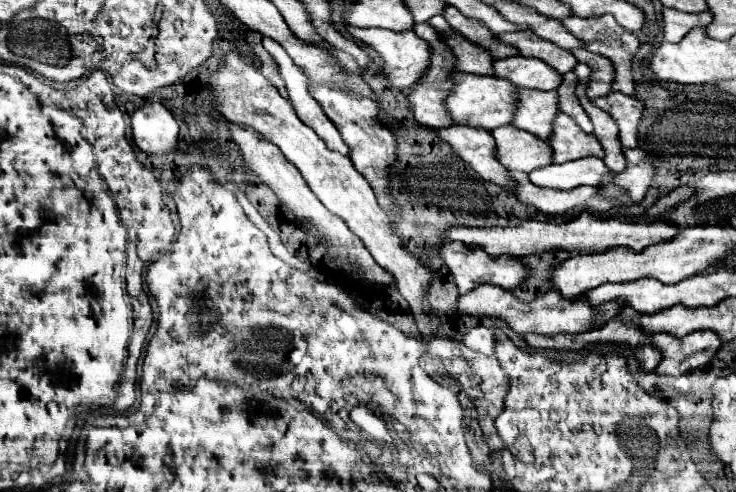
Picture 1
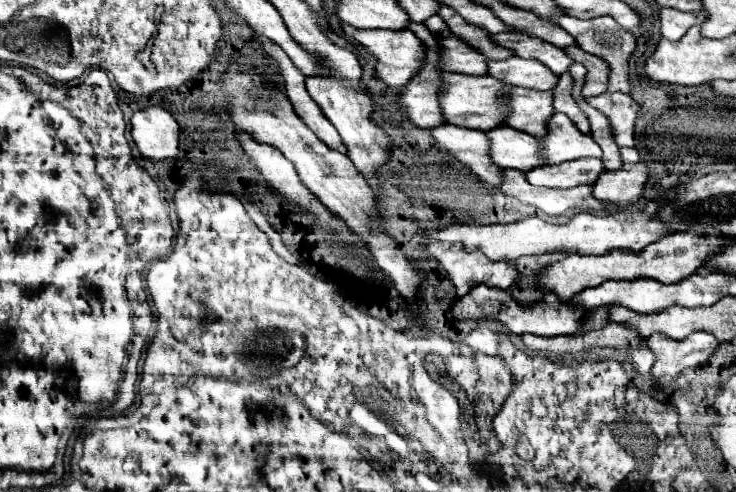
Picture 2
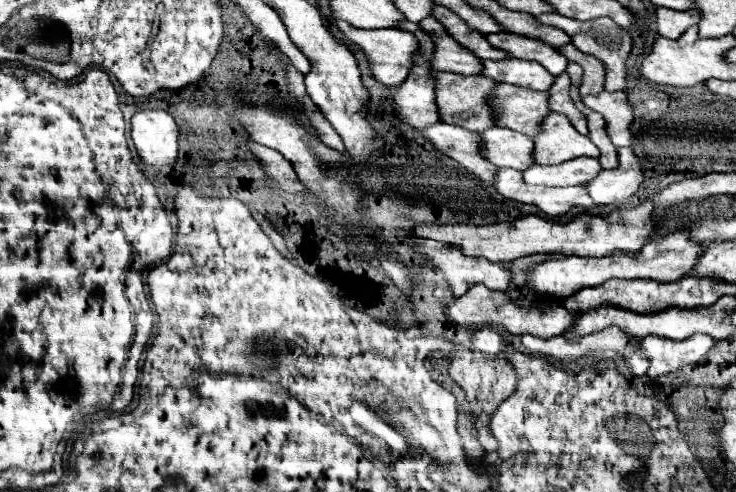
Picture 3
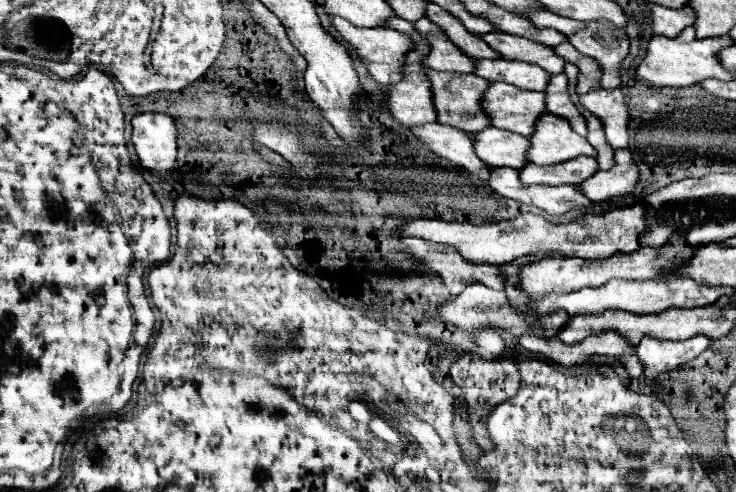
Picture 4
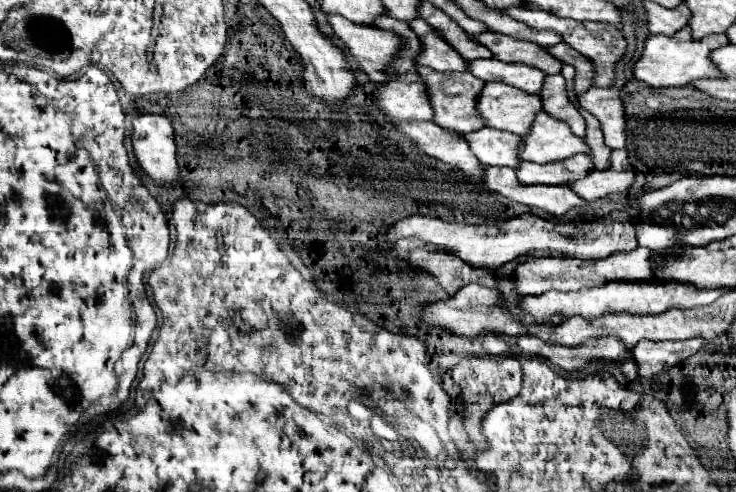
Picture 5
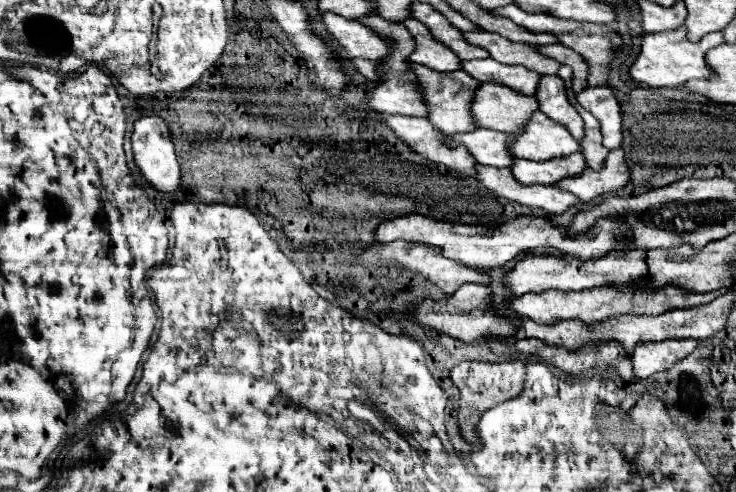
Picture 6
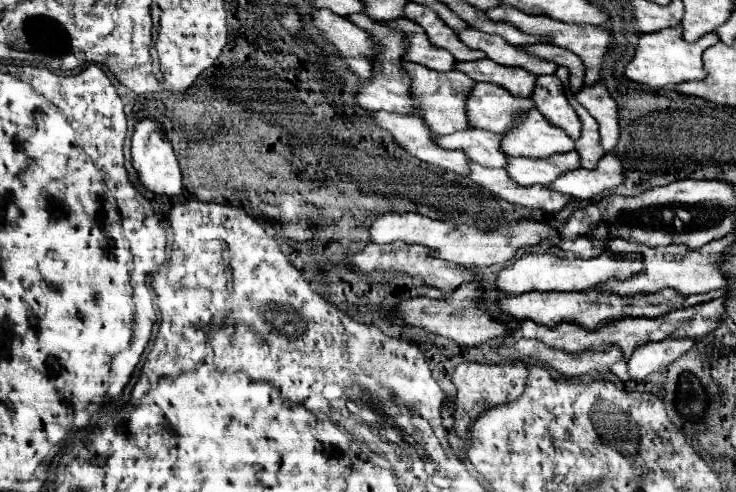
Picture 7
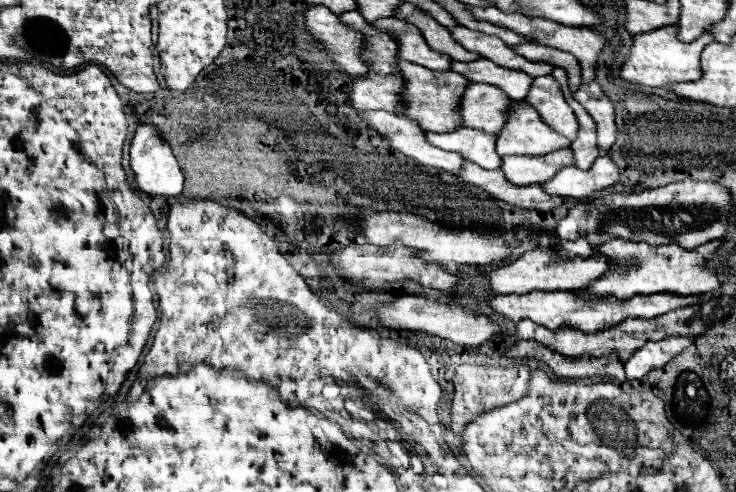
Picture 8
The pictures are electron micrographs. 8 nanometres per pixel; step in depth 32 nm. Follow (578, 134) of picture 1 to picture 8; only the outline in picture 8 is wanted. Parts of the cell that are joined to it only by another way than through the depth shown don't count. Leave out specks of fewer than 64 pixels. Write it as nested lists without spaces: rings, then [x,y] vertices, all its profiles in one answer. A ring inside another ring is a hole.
[[[514,106],[508,112],[508,124],[498,136],[498,154],[524,154],[524,156],[544,156],[548,152],[570,148],[570,140],[552,132],[540,114],[532,106]]]

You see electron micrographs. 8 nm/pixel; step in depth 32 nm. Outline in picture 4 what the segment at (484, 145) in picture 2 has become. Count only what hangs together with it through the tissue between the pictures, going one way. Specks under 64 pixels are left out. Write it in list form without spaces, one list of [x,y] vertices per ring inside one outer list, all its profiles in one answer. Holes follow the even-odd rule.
[[[424,124],[410,128],[410,132],[420,138],[436,156],[450,160],[456,166],[462,166],[470,174],[476,174],[480,180],[488,182],[488,166],[476,156],[472,148],[472,134],[460,132],[458,128],[448,128],[444,124]]]

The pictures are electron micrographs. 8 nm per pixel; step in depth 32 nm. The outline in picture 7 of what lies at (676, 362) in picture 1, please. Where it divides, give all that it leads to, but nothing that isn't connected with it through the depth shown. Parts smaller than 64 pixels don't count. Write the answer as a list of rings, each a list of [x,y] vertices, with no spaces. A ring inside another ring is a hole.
[[[668,338],[652,344],[642,344],[628,360],[630,376],[634,380],[644,380],[648,374],[670,366],[676,358],[684,356],[696,340],[692,338]]]

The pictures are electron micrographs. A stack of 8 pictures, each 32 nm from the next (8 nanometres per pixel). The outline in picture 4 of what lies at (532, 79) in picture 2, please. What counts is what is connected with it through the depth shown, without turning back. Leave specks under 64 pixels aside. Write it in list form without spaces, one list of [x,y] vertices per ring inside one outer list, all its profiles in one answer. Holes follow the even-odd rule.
[[[478,60],[474,74],[490,82],[508,82],[524,90],[544,90],[550,80],[550,74],[544,72],[544,68],[520,60]]]

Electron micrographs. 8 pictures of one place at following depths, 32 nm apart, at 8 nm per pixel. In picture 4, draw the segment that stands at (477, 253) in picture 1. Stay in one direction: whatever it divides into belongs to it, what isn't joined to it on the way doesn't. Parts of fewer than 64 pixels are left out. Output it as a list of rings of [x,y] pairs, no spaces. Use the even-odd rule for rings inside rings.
[[[402,238],[402,244],[406,246],[406,250],[418,258],[420,262],[424,262],[428,268],[440,272],[444,286],[450,290],[452,296],[458,296],[458,292],[462,292],[468,284],[476,284],[482,282],[488,288],[494,290],[504,290],[506,286],[506,274],[502,272],[500,266],[490,266],[490,264],[472,264],[470,260],[464,260],[452,246],[444,246],[444,244],[432,244],[428,240],[420,240],[420,238]]]

